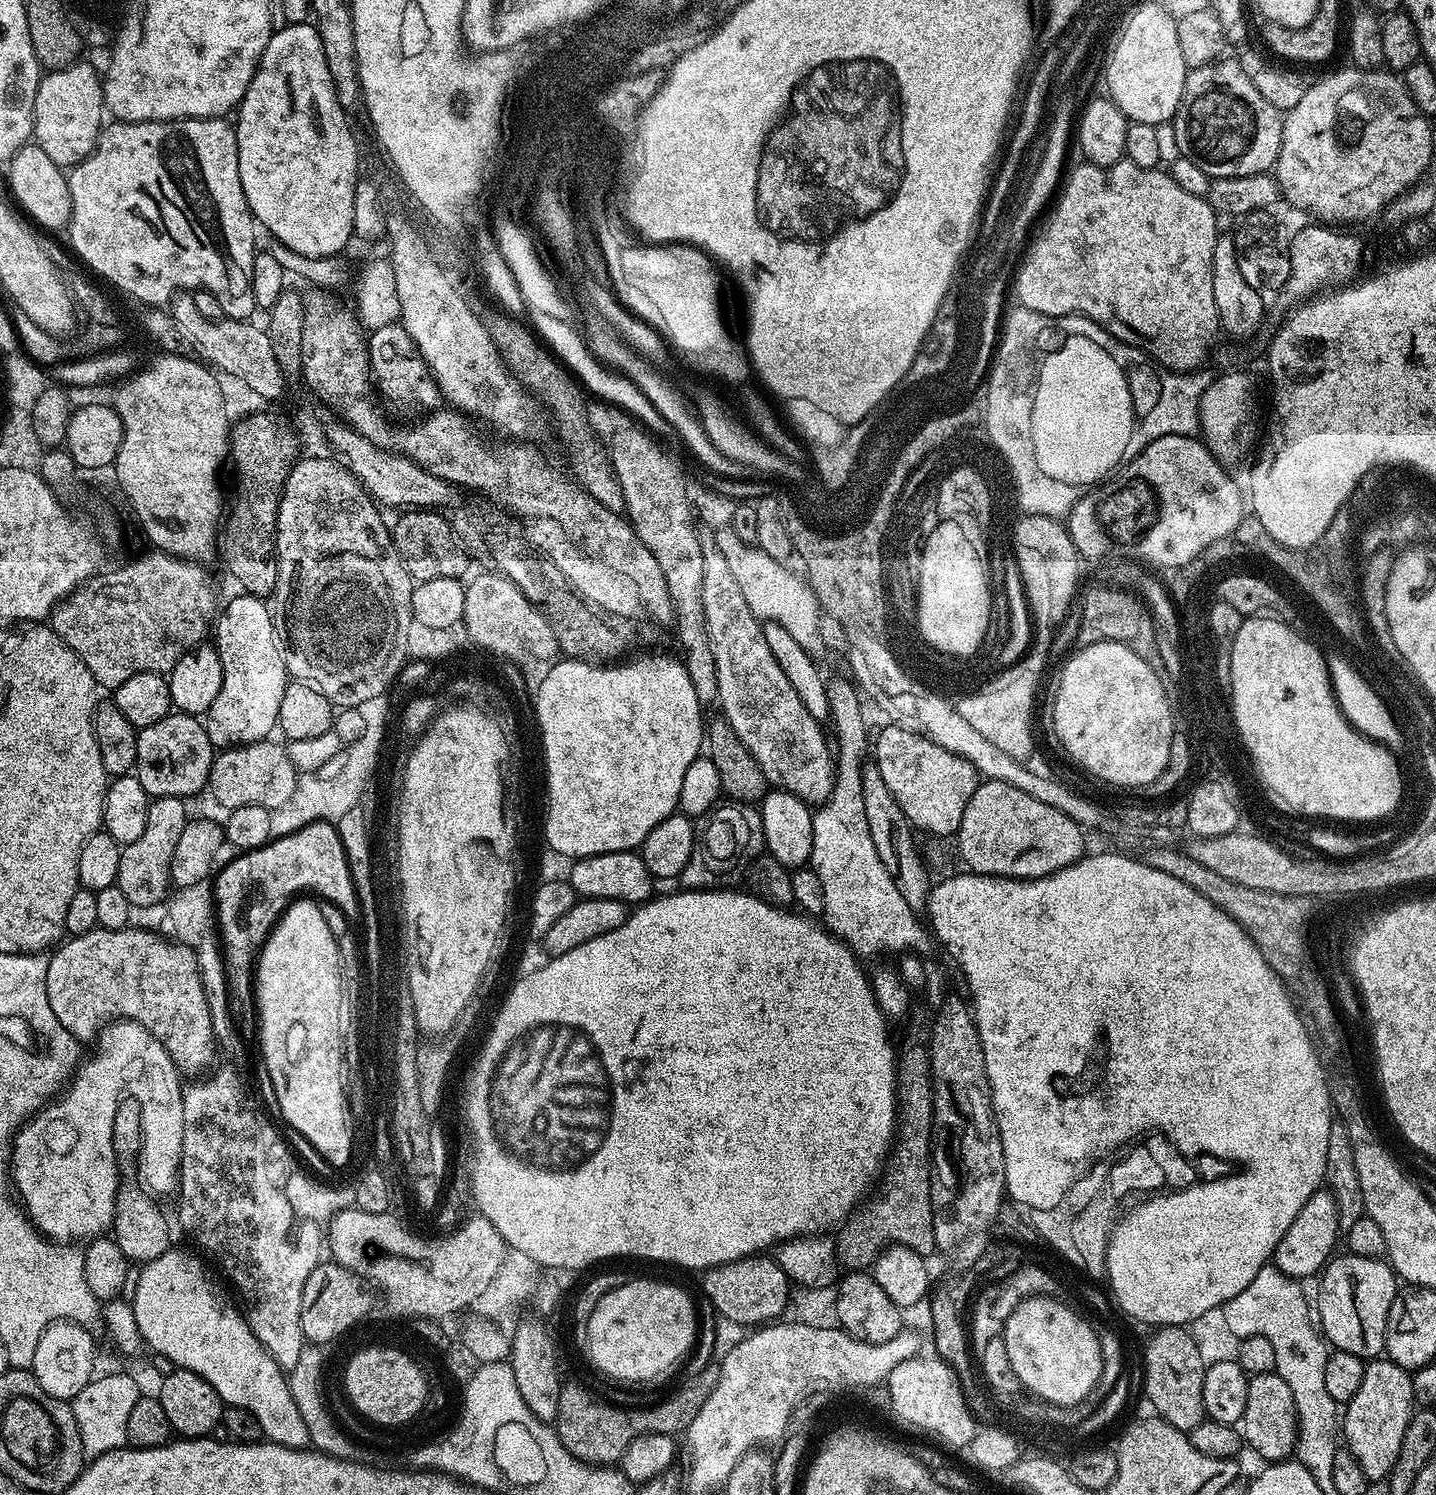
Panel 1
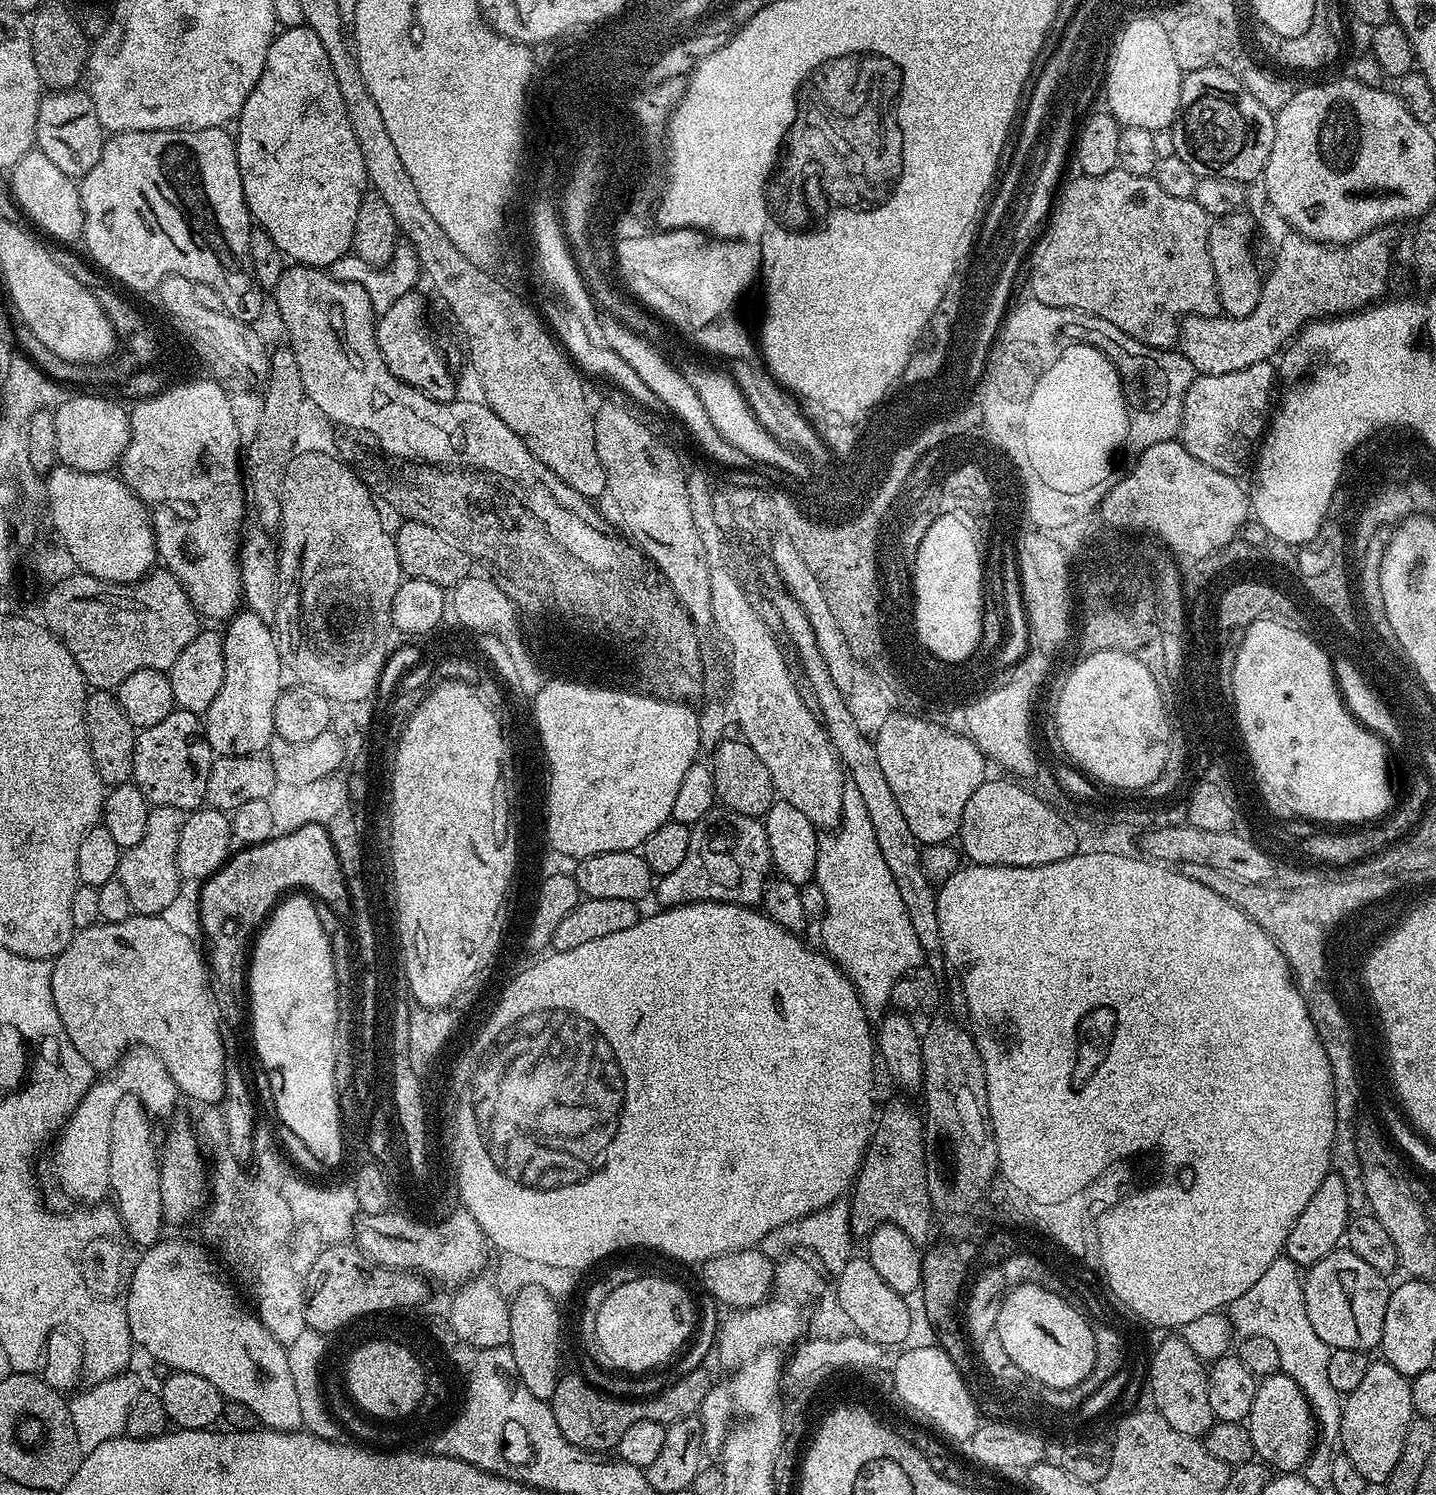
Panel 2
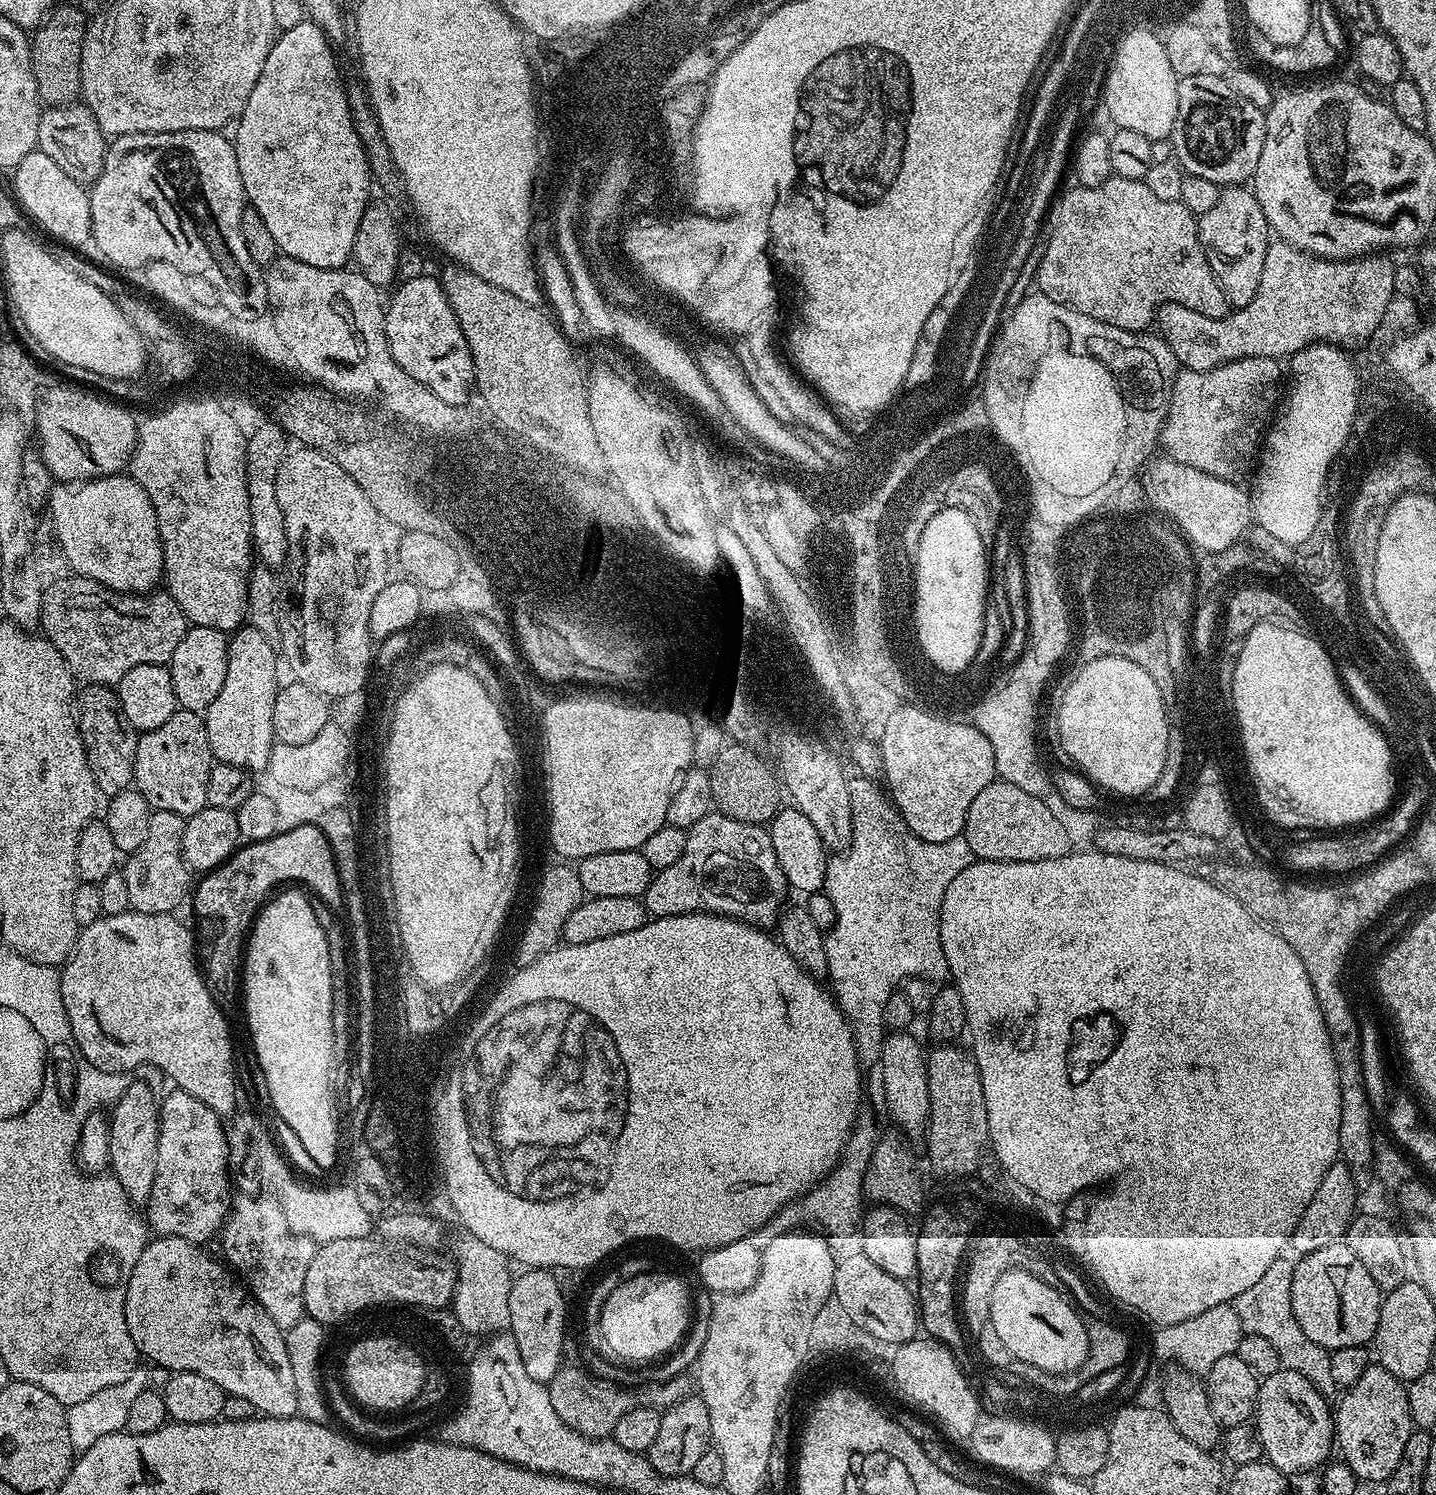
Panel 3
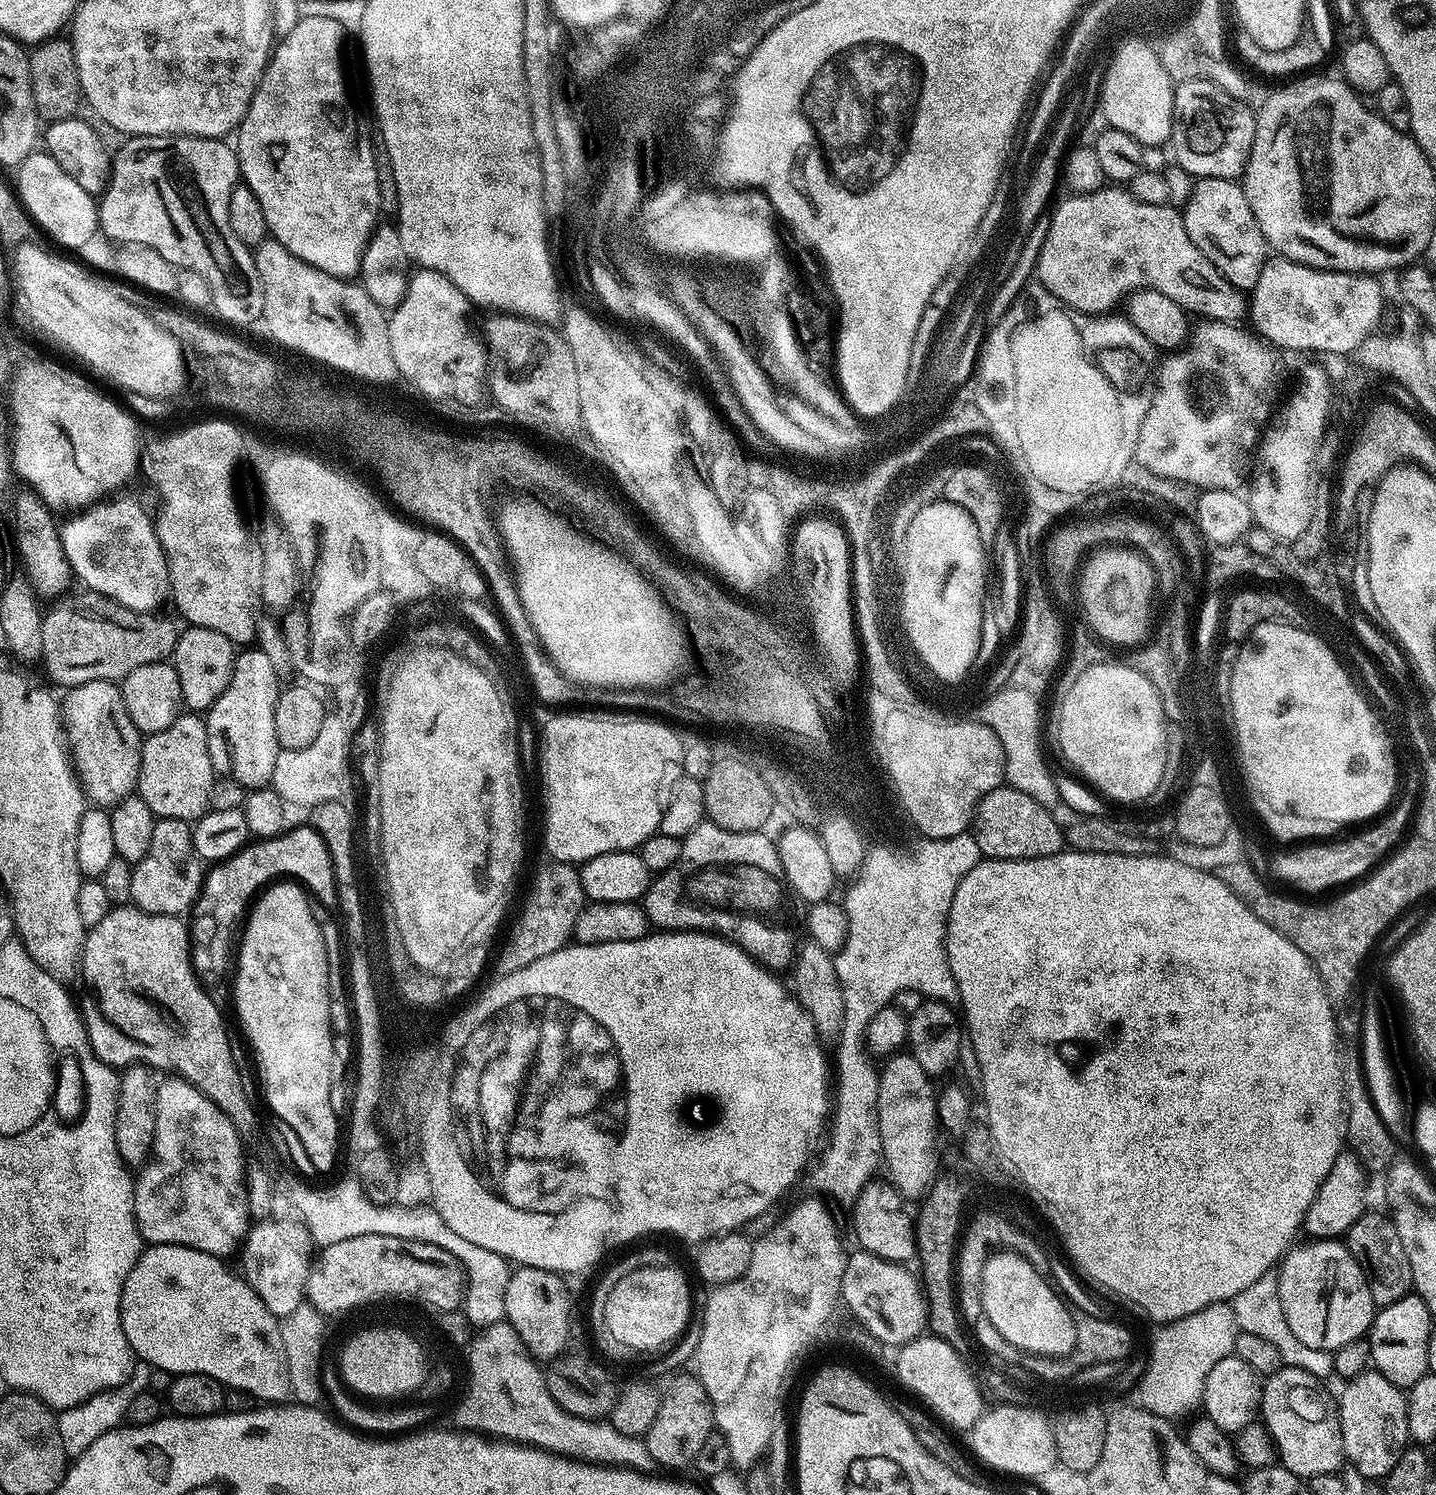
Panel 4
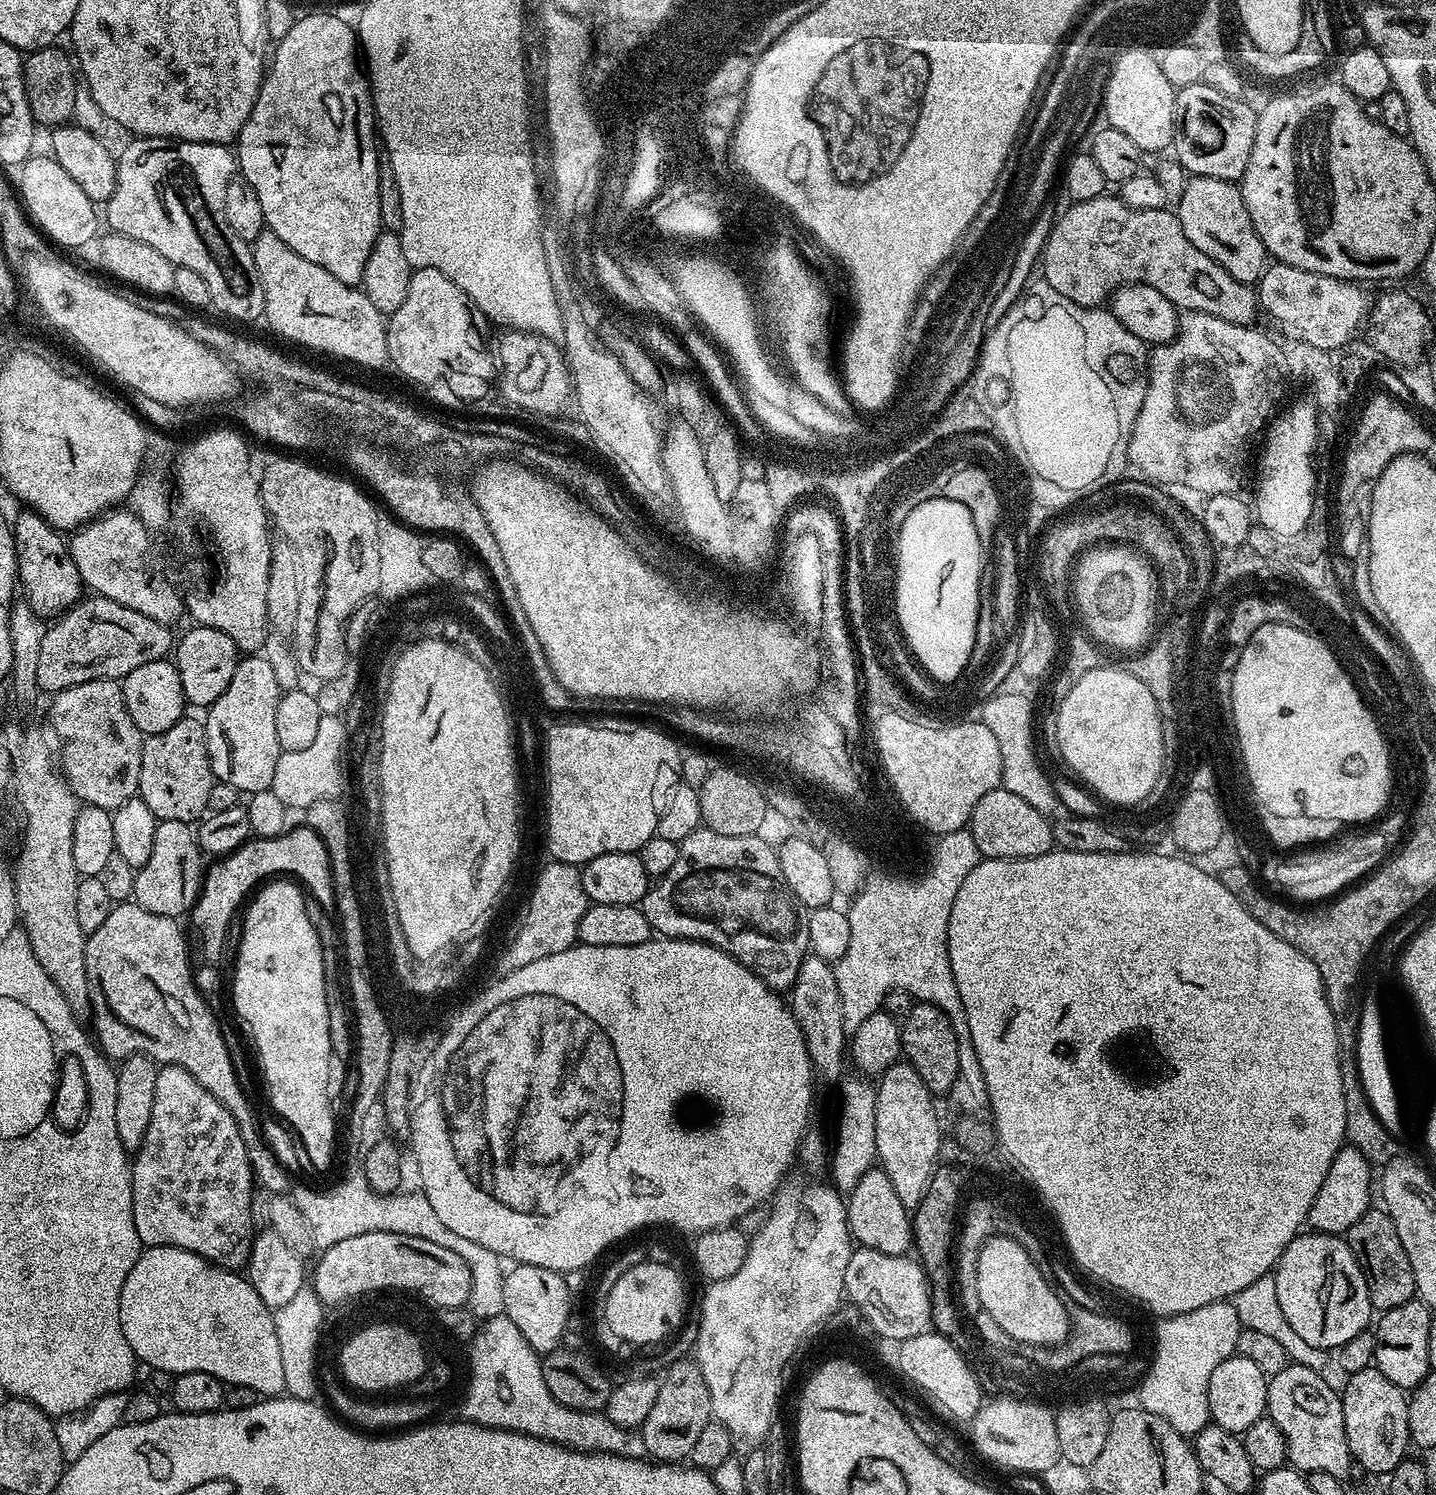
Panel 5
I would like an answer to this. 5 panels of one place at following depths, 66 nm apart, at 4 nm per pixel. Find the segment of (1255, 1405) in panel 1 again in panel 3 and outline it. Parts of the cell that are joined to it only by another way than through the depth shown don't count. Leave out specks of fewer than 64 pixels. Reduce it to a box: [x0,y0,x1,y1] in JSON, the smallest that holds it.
[1254,1367,1334,1478]

